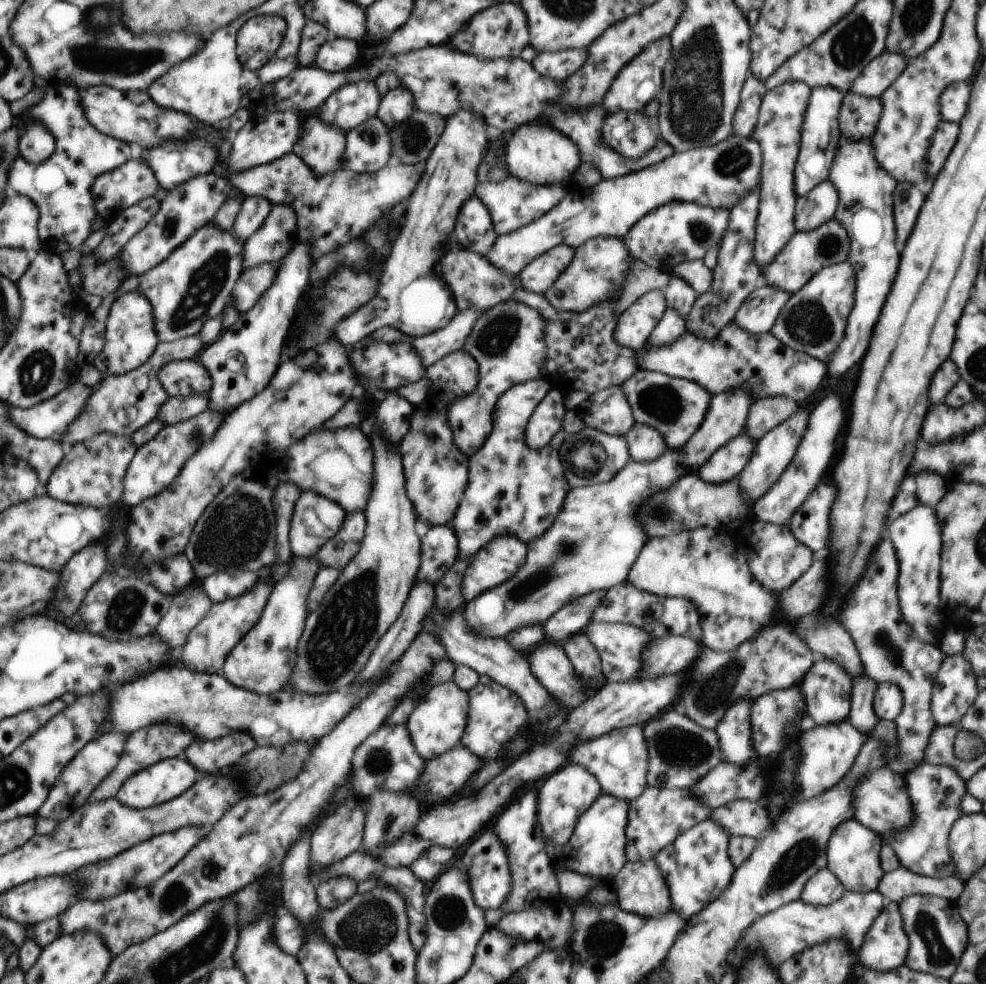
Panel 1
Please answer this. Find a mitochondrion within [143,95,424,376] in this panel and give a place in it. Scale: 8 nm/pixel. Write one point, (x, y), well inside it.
(195, 295)

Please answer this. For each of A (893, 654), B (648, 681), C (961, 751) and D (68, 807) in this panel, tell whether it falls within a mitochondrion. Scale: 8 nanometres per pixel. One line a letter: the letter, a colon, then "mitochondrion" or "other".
A: mitochondrion
B: other
C: mitochondrion
D: other

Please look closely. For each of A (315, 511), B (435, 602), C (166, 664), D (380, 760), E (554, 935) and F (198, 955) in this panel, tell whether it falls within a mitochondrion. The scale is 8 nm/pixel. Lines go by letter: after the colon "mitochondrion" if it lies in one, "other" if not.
A: other
B: other
C: other
D: mitochondrion
E: mitochondrion
F: mitochondrion

